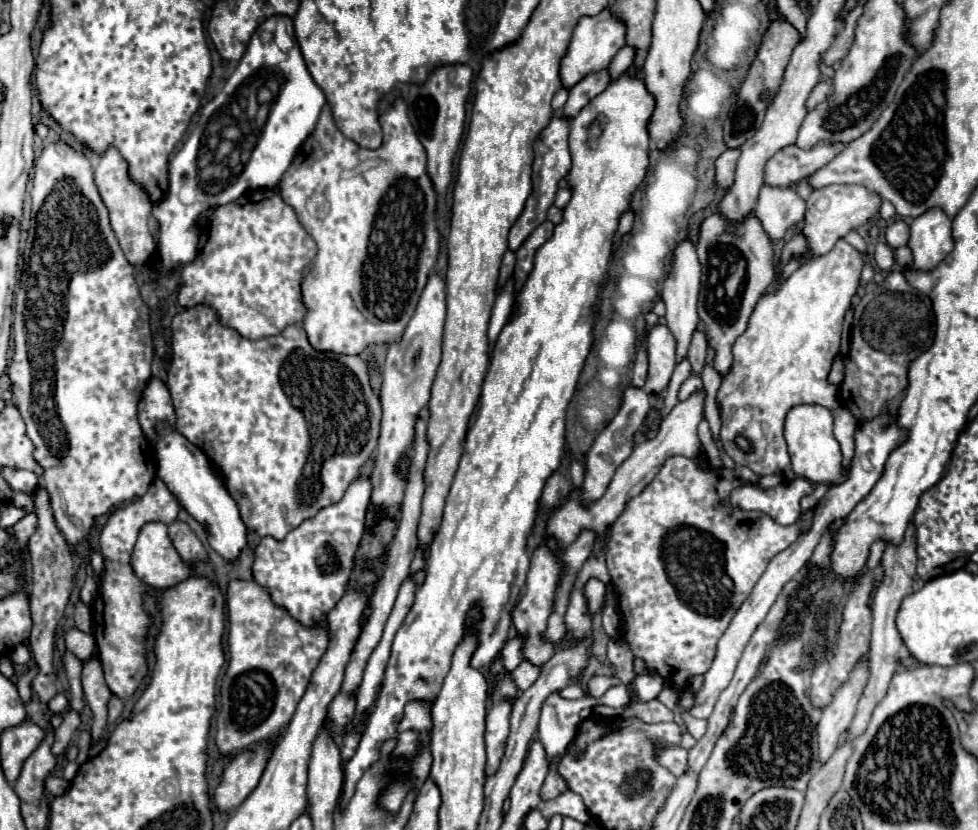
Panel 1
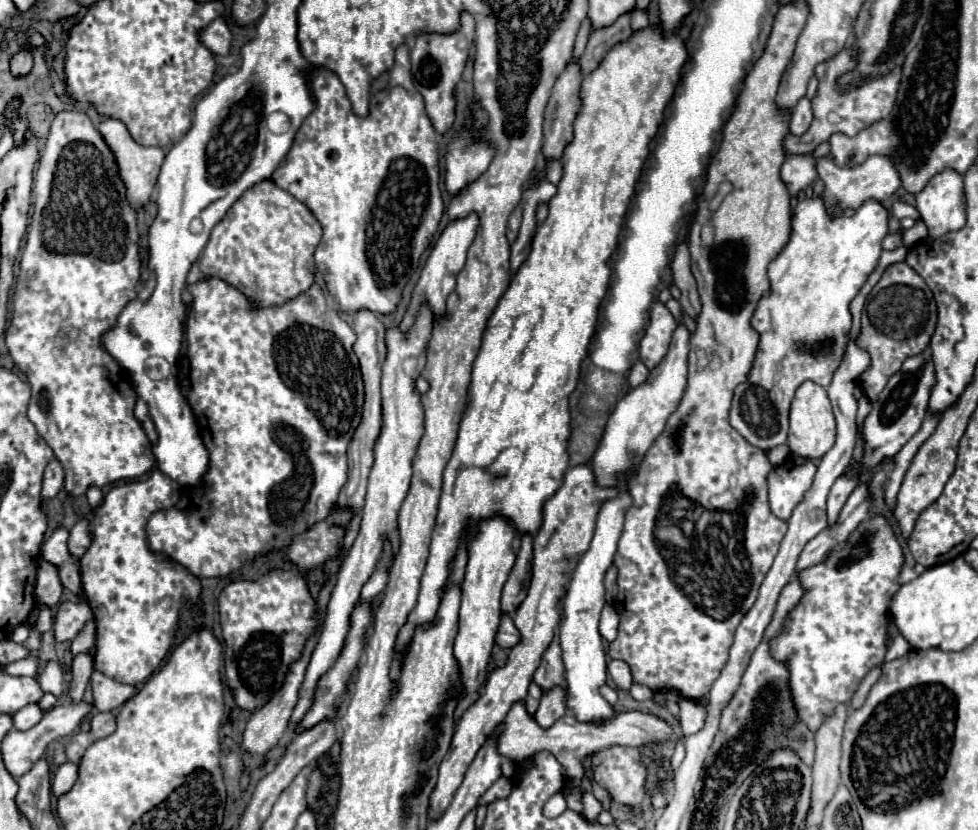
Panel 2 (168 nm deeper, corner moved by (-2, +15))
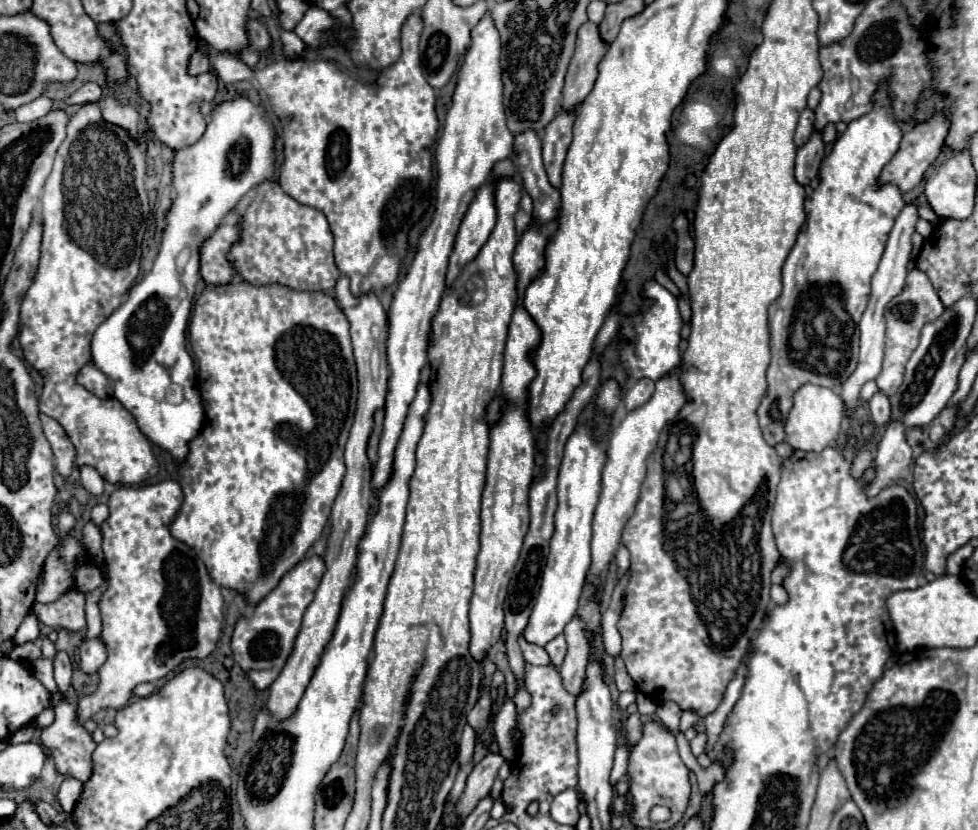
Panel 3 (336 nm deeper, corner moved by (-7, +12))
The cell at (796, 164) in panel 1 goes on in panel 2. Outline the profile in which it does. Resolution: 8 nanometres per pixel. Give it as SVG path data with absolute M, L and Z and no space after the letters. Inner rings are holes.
M844 49L834 59L830 59L830 61L826 61L826 63L816 67L816 77L818 77L820 85L818 85L816 97L812 99L812 103L814 103L814 121L812 121L810 129L804 135L796 137L796 135L788 133L784 137L784 153L786 153L786 157L810 155L810 153L814 153L814 149L820 143L826 143L834 133L844 133L844 135L854 137L866 125L872 125L874 121L880 121L882 117L888 117L888 113L890 113L890 109L894 107L894 101L896 101L900 69L894 69L890 73L890 77L870 81L862 89L854 89L850 93L840 95L836 91L836 77L838 77L838 73L844 73L846 69L850 69L850 65L854 65L854 53L850 53L850 49Z

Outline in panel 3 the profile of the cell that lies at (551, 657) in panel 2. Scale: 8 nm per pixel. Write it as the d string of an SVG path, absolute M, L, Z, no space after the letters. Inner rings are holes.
M559 634L557 638L553 638L553 640L545 646L545 652L549 654L549 658L551 658L551 662L553 662L555 666L561 666L563 658L565 658L565 654L567 654L567 642L565 642L565 636Z

